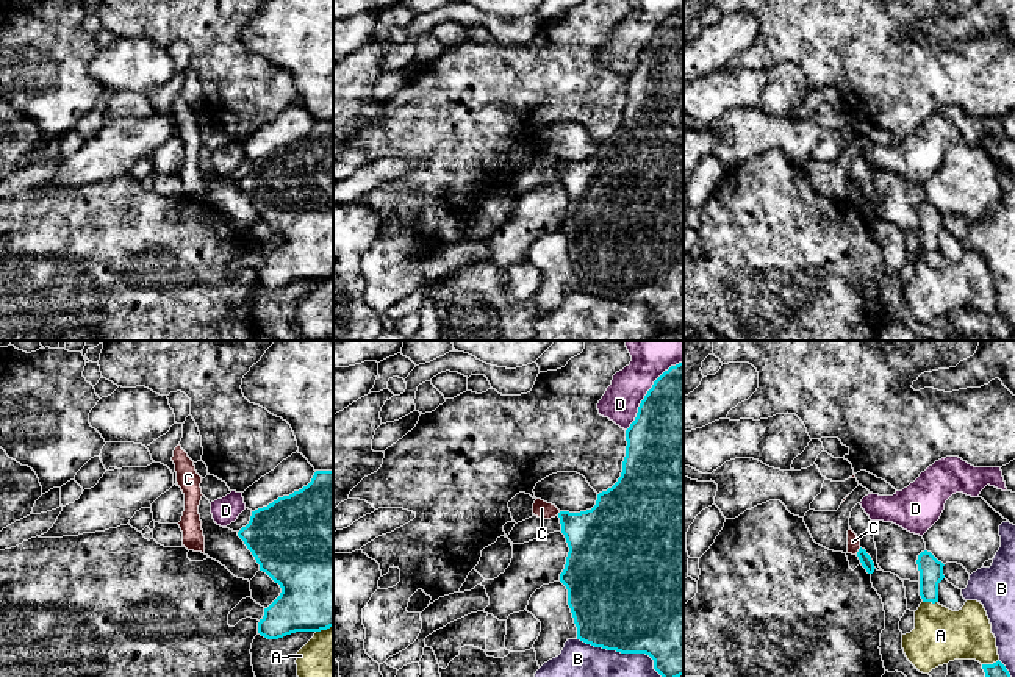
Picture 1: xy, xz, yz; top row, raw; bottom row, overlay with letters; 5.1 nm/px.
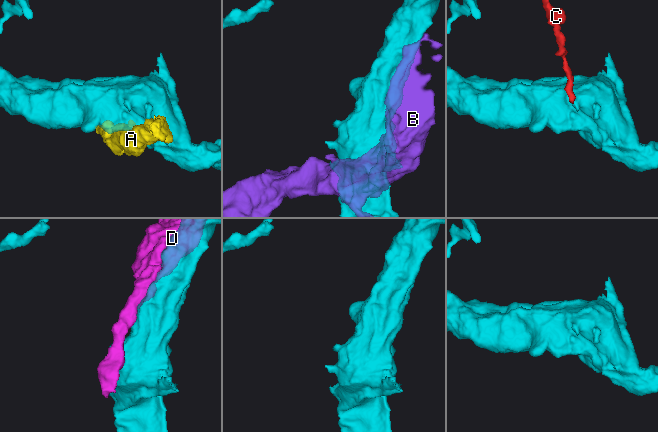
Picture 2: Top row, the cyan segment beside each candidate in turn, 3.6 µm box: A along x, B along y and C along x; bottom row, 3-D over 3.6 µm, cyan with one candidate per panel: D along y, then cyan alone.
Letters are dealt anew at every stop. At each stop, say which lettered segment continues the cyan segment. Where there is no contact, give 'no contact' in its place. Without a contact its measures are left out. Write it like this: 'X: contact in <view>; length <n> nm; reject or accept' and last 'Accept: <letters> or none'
A: contact in yz; length 90 nm; reject
B: contact in xz; length 500 nm; reject
C: contact in yz; length 50 nm; reject
D: contact in xz; length 460 nm; reject
Accept: none

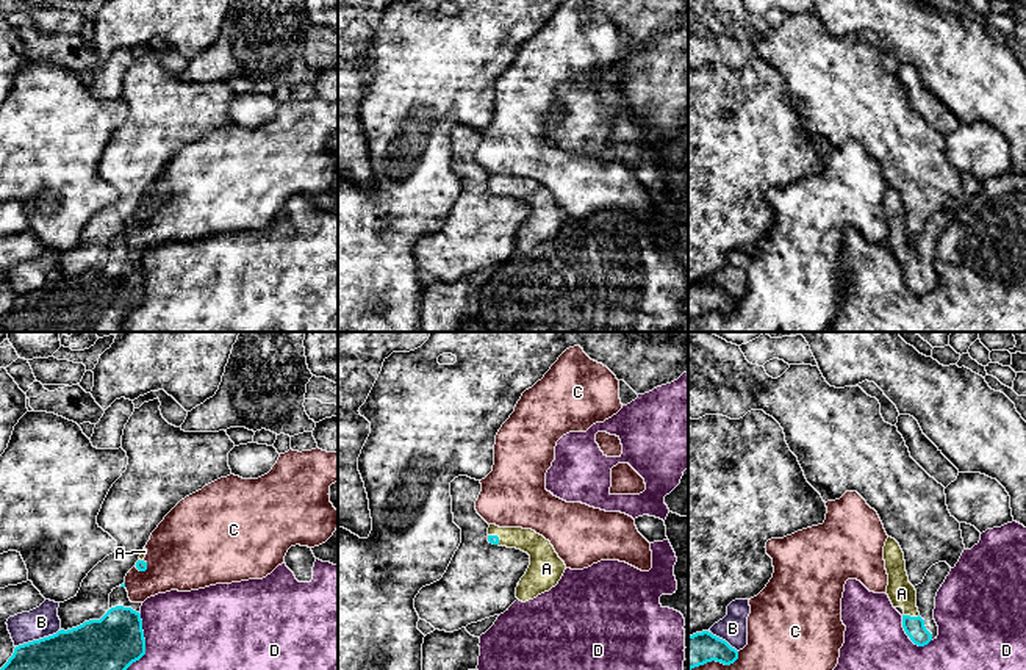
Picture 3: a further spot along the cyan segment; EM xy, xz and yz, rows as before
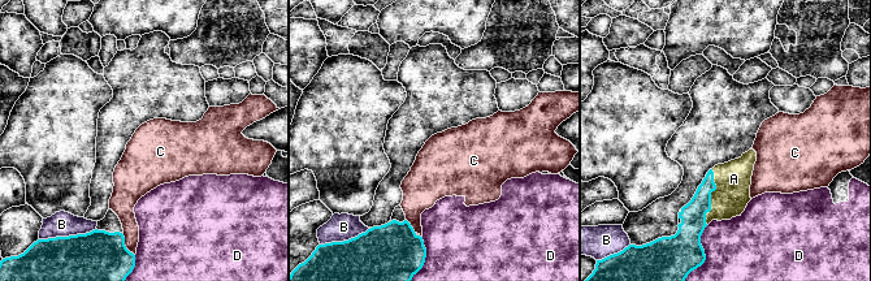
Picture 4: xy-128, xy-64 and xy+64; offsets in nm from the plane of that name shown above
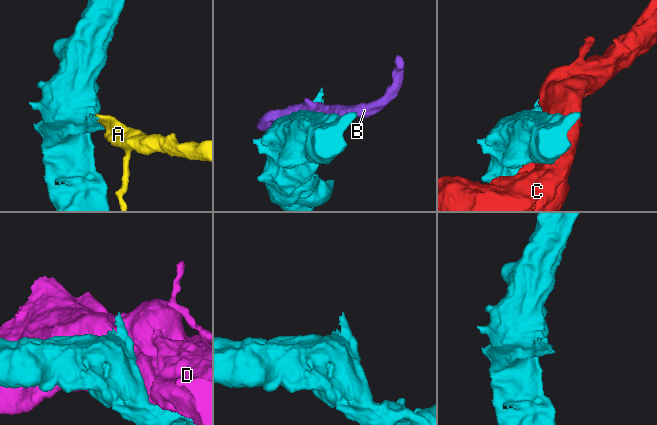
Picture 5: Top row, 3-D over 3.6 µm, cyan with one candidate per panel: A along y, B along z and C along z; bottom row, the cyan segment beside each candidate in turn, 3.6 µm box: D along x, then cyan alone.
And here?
A: contact in yz; length 90 nm; accept
B: contact in xy; length 260 nm; reject
C: contact in yz; length 280 nm; reject
D: contact in xy; length 360 nm; reject
Accept: A

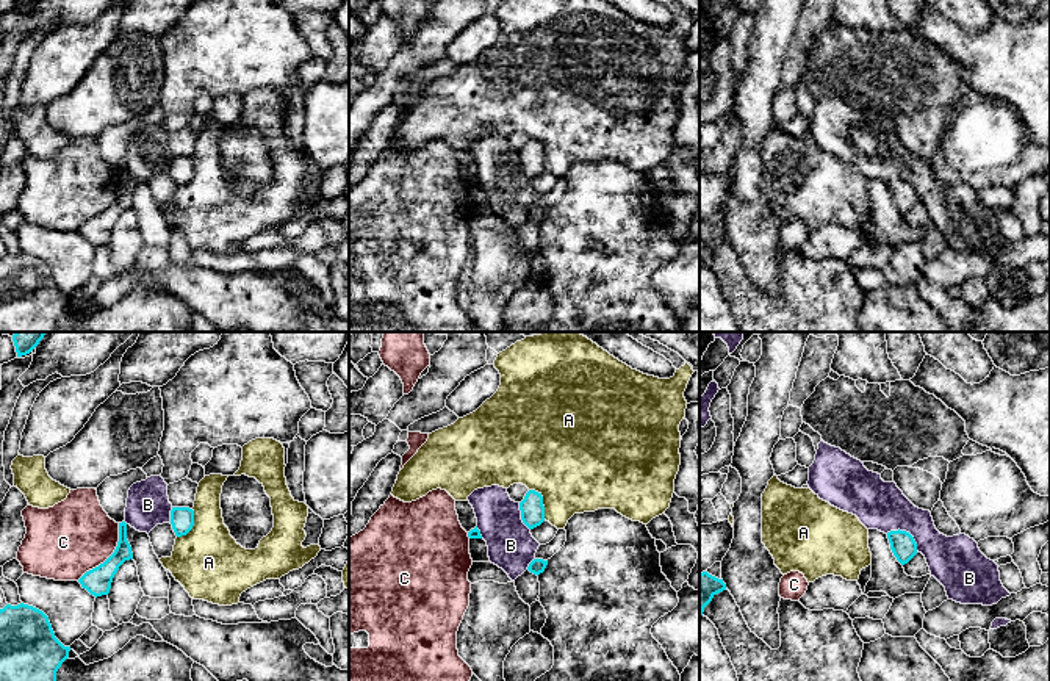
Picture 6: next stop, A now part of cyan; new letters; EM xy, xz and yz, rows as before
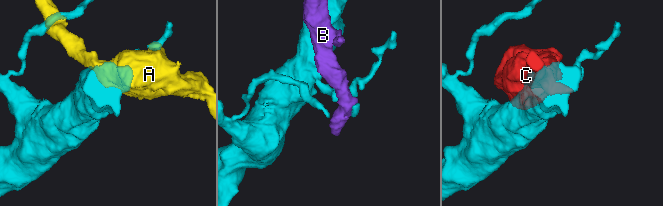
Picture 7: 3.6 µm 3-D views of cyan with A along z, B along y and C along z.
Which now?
A: contact in xz; length 180 nm; reject
B: contact in yz; length 190 nm; reject
C: contact in xy; length 360 nm; reject
Accept: none

